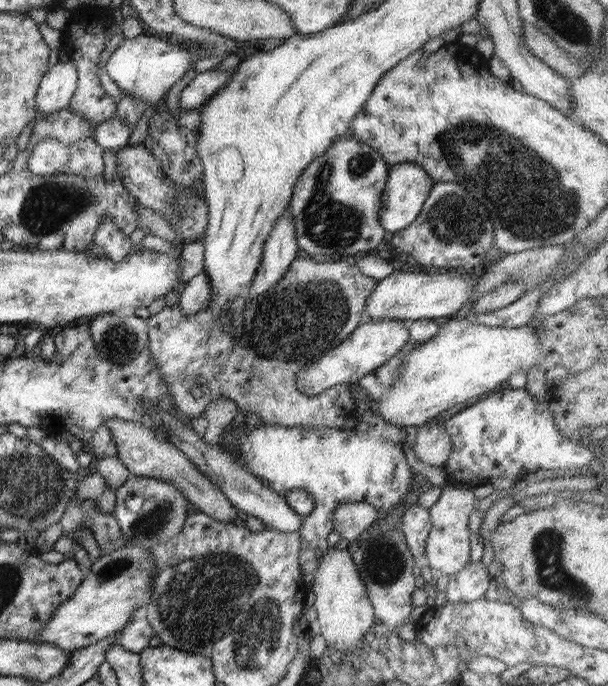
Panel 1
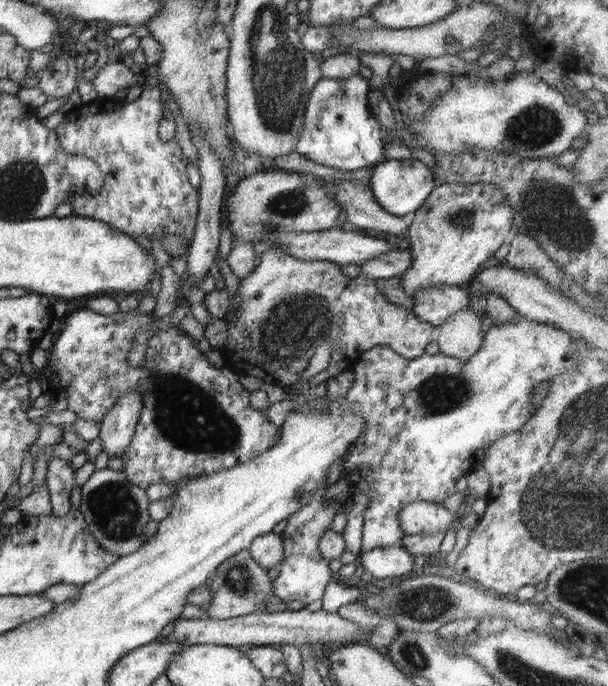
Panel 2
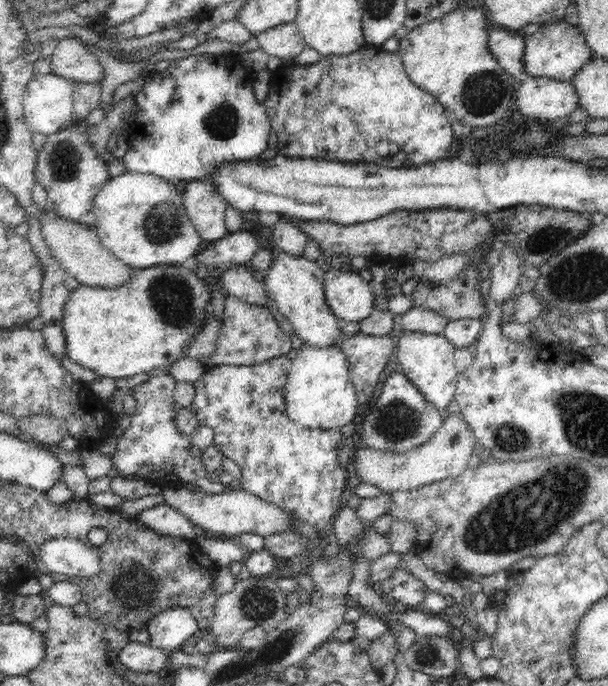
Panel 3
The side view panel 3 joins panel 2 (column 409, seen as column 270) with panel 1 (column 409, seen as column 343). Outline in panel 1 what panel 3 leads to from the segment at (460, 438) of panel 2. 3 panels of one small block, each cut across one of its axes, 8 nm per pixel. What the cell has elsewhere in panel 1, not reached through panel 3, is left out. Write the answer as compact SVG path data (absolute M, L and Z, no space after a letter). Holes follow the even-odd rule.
M361 387L359 395L354 400L354 416L358 419L358 425L351 430L332 427L286 427L266 423L248 426L248 423L242 422L238 425L238 442L234 441L234 445L230 445L230 447L220 444L230 452L230 456L236 462L240 462L242 468L246 468L252 476L256 476L260 482L280 496L284 497L284 494L290 490L304 490L314 498L314 510L303 517L302 528L299 531L301 534L299 566L308 591L313 588L320 561L328 555L328 550L331 548L326 538L334 529L332 512L338 504L344 504L344 502L368 503L387 515L394 513L398 506L402 506L402 500L412 490L414 471L406 463L402 452L403 446L406 446L406 442L408 442L406 429L388 424L374 414L367 404L366 395L366 390Z

